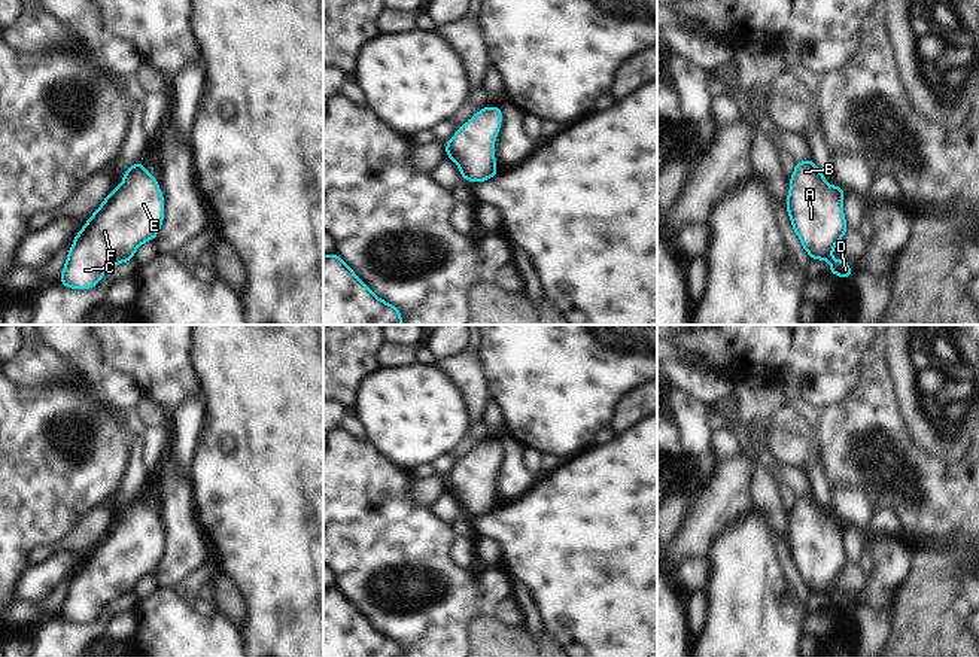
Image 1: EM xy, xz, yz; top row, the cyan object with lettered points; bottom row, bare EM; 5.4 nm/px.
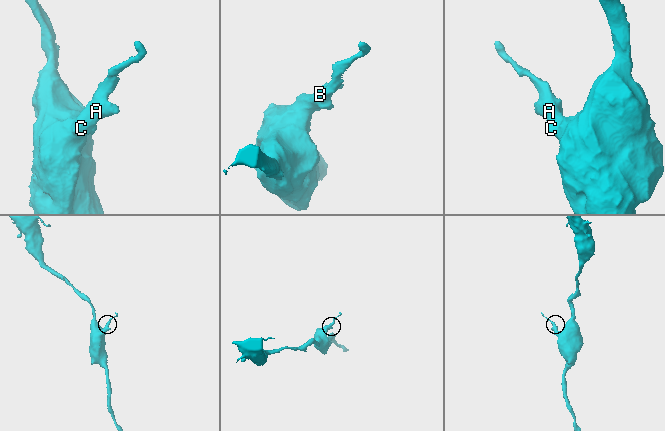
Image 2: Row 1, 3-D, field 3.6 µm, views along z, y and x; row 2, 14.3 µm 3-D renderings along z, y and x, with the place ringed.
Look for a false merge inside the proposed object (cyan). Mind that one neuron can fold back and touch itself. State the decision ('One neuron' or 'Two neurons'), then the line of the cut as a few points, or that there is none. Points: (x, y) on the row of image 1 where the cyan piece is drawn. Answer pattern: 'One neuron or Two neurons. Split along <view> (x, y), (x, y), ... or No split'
One neuron. No split.

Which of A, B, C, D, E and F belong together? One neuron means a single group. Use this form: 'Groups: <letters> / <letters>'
Groups: A B C D E F.

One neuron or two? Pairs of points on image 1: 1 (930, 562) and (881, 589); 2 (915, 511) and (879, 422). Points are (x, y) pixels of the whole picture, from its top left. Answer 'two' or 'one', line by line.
1: two
2: one

